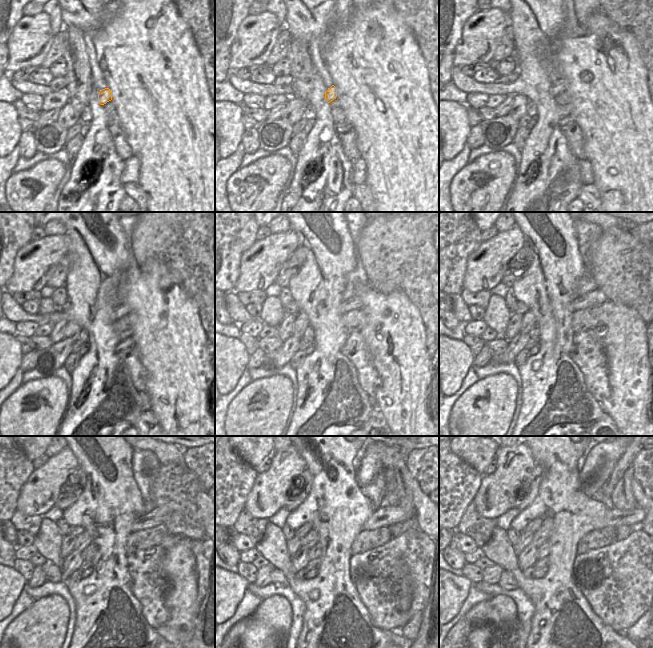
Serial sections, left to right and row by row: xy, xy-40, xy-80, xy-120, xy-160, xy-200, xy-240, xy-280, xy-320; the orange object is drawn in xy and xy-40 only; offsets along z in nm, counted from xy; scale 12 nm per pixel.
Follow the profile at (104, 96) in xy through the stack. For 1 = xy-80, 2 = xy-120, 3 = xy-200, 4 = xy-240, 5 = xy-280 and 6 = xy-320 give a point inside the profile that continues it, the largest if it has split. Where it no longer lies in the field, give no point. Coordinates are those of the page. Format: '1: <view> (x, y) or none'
1: xy-80 (561, 86)
2: xy-120 (121, 308)
3: xy-200 (595, 298)
4: xy-240 (156, 517)
5: xy-280 (388, 516)
6: xy-320 (613, 517)

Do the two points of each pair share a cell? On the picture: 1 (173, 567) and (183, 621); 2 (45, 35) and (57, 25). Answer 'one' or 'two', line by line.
1: one
2: two

